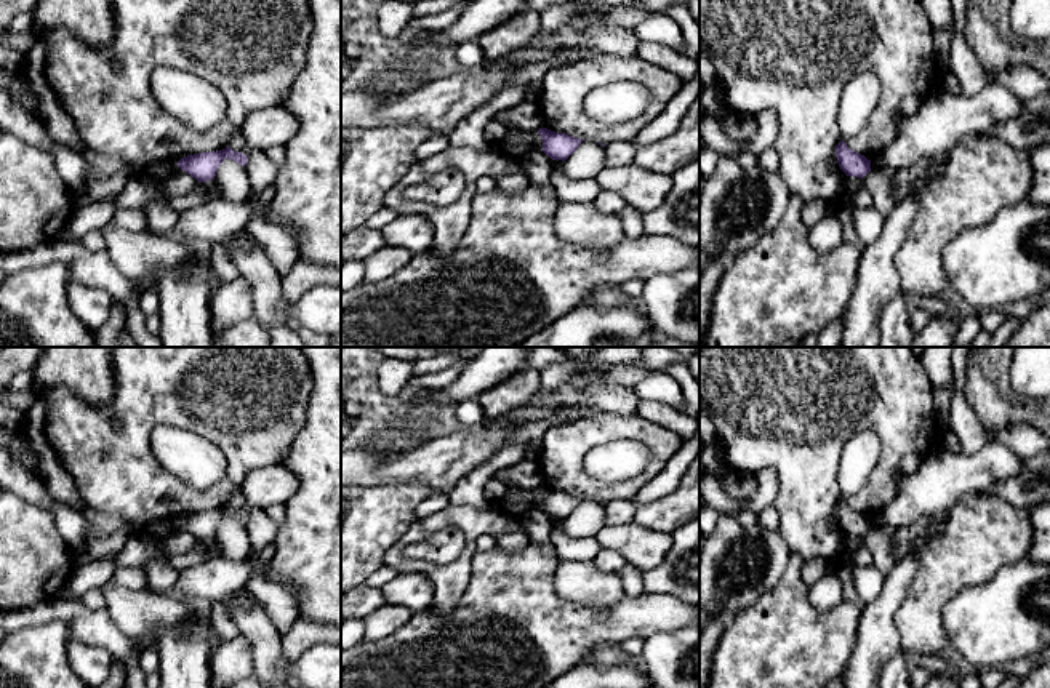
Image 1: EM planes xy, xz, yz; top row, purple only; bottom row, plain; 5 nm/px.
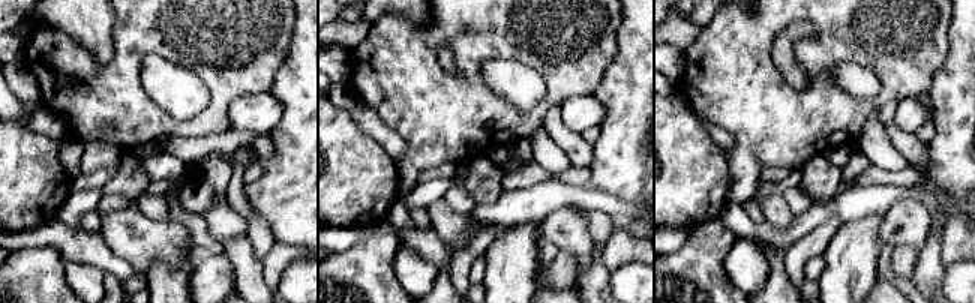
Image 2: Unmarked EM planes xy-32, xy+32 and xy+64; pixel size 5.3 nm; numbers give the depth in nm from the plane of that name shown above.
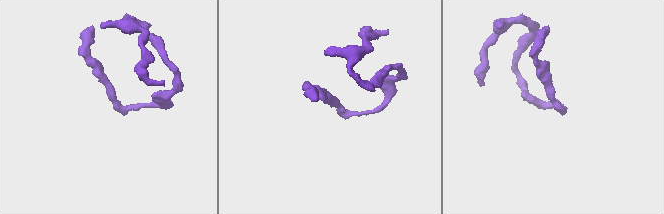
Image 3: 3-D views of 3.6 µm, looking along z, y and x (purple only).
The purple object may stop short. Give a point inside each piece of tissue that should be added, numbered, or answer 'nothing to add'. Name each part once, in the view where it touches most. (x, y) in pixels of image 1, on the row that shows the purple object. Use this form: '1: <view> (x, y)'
nothing to add

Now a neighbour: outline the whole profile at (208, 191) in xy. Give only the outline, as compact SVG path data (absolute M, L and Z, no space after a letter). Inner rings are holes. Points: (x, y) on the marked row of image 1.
M216 179L198 182L197 187L186 194L170 198L170 208L176 213L205 205L222 197L221 186Z

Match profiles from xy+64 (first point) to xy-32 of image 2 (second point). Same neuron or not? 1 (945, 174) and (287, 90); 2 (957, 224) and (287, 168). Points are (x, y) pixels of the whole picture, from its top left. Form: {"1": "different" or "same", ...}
{"1": "same", "2": "different"}

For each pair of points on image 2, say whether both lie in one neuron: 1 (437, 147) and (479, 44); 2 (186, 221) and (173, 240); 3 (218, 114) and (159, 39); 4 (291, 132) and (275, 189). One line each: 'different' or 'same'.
1: same
2: different
3: same
4: same

